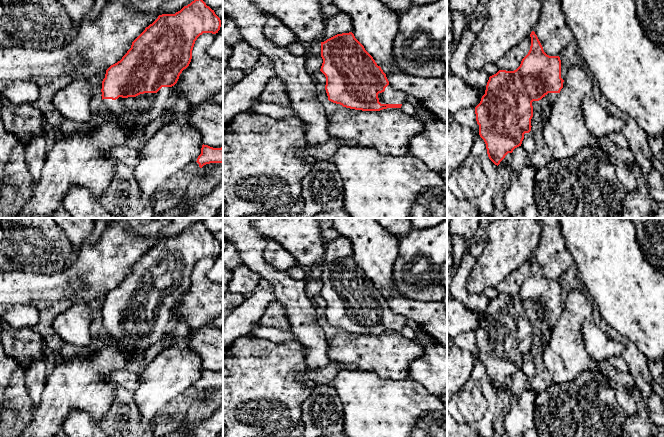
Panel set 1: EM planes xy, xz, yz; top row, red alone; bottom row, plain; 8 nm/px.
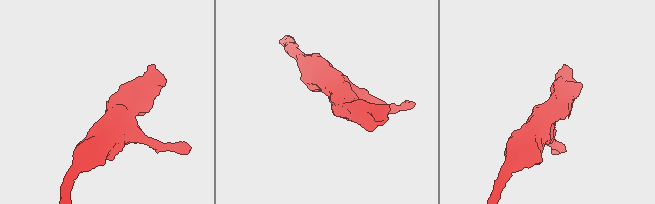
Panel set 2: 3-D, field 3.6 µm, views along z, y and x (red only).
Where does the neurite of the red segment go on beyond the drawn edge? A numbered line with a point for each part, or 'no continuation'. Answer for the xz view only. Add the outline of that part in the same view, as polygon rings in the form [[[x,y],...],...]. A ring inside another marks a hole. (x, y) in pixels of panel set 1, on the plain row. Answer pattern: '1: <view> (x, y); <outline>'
1: xz (390, 320); [[[390,308],[385,315],[378,318],[381,328],[403,328],[406,326],[407,318],[401,314],[395,314]]]

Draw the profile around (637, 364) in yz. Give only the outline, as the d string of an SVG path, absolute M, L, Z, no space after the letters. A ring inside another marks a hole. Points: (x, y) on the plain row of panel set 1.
M578 276L579 287L582 289L585 296L588 298L591 306L593 307L592 320L604 330L612 339L621 341L625 344L625 349L620 357L624 359L627 364L628 371L631 374L635 388L641 393L643 398L649 397L654 393L653 386L650 382L650 371L648 360L638 349L635 343L626 340L618 332L609 327L600 317L599 308L594 297L590 294L589 290L582 284Z

